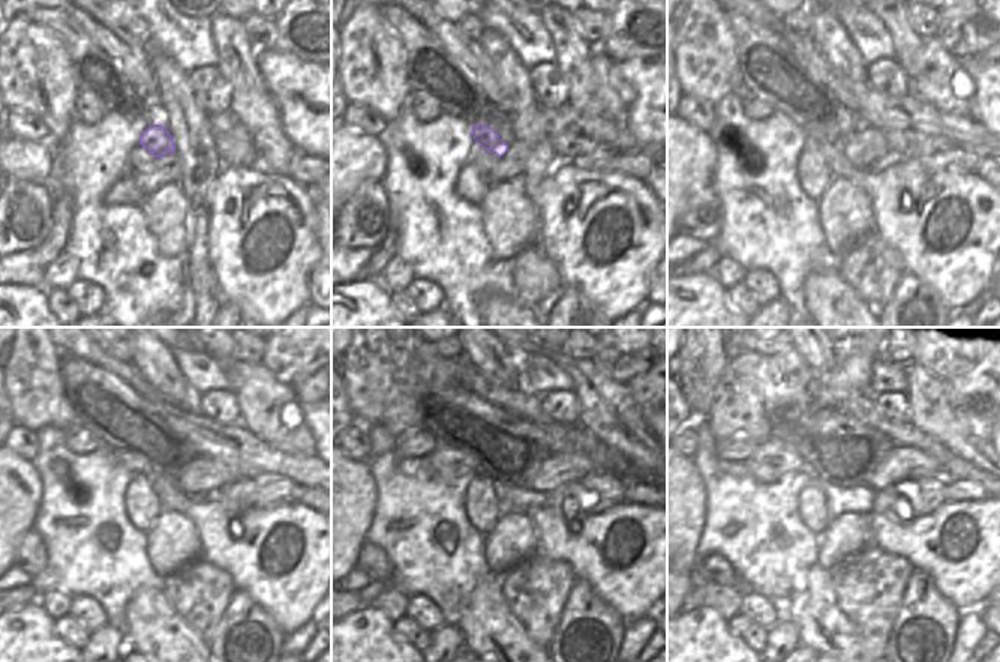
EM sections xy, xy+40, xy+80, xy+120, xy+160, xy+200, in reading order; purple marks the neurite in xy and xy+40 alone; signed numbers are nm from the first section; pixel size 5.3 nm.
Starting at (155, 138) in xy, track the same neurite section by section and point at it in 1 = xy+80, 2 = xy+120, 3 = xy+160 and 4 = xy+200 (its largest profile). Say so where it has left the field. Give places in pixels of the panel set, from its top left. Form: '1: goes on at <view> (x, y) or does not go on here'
1: goes on at xy+80 (811, 132)
2: goes on at xy+120 (134, 464)
3: goes on at xy+160 (449, 461)
4: goes on at xy+200 (774, 458)

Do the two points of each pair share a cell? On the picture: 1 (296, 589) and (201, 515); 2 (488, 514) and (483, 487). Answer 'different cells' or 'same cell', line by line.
1: same cell
2: same cell

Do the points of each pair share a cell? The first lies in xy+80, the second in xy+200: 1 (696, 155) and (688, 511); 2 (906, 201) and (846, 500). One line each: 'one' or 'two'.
1: one
2: two

